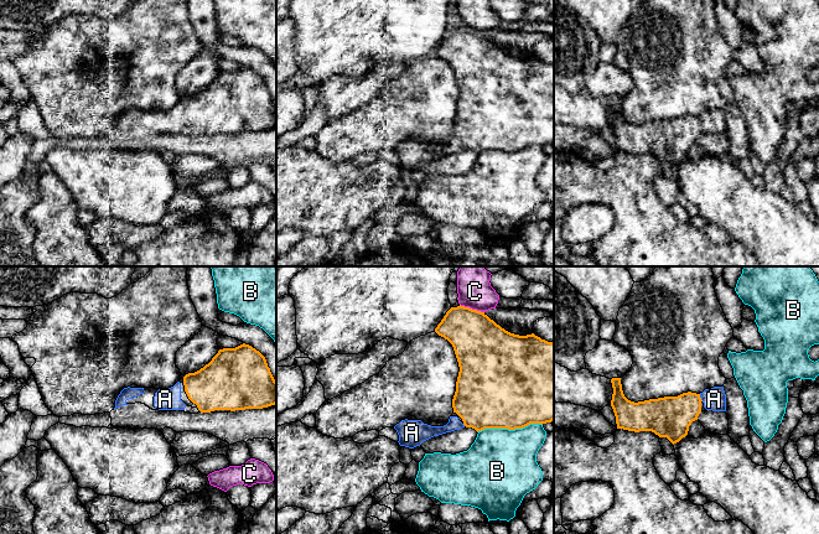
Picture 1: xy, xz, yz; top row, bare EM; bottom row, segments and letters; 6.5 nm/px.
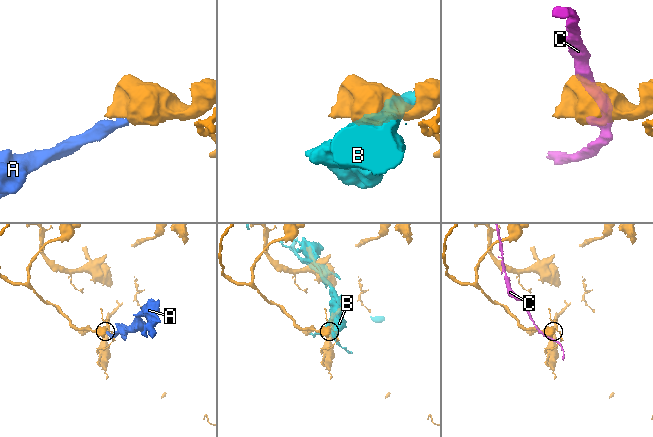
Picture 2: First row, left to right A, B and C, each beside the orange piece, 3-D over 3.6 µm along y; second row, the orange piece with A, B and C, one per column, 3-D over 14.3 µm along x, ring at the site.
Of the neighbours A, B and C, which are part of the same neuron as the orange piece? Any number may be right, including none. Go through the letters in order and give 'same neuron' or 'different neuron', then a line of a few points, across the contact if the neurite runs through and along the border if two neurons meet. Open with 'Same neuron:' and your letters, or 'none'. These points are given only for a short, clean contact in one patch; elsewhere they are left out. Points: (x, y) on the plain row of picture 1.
Same neuron: A
A: same neuron; line yz (670, 139), (700, 120), (714, 122)
B: different neuron
C: different neuron; line xz (460, 26), (483, 35)

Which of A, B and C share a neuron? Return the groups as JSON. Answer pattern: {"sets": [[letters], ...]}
{"sets": [["A"], ["B"], ["C"]]}

